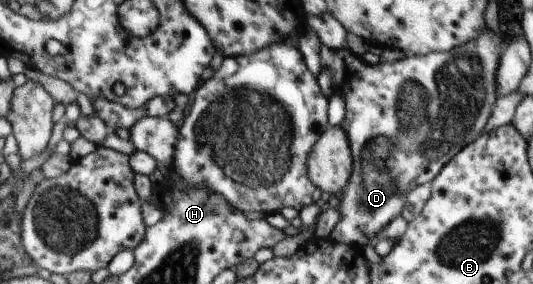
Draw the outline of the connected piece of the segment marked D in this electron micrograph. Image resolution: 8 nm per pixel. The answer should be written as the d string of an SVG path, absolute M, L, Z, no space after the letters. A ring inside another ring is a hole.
M482 29L480 35L474 41L468 41L465 45L458 45L450 52L432 52L423 56L410 55L400 58L400 61L382 62L372 65L367 64L361 57L352 53L348 48L330 49L322 44L320 50L321 67L330 71L333 88L338 90L338 94L344 98L346 111L344 121L340 126L349 139L351 154L353 157L353 170L348 185L343 189L343 194L339 204L341 219L331 232L330 241L336 244L347 246L358 246L363 248L365 245L373 243L373 240L383 231L384 226L388 225L396 216L401 215L403 201L409 191L416 186L433 182L433 179L442 171L442 168L455 157L466 145L473 143L485 131L486 125L497 99L496 75L499 67L499 59L503 53L505 39L501 35L495 34L491 29Z

